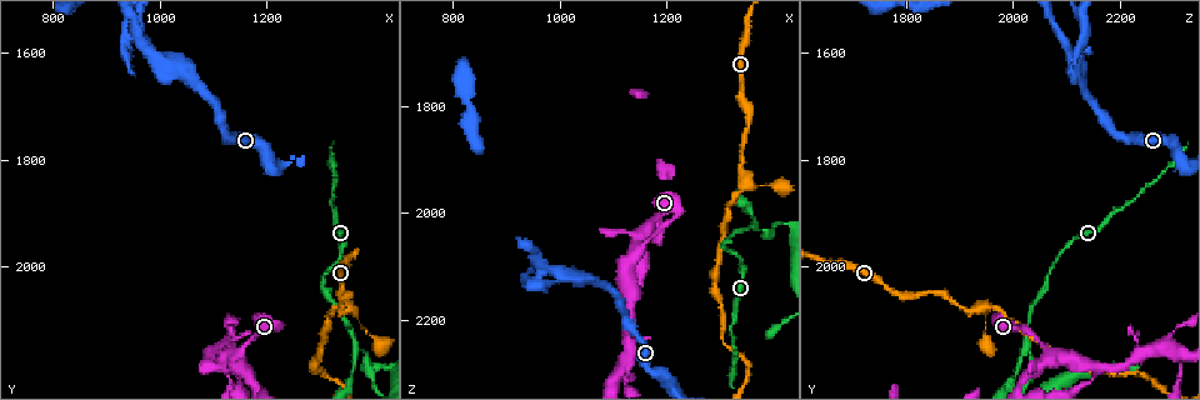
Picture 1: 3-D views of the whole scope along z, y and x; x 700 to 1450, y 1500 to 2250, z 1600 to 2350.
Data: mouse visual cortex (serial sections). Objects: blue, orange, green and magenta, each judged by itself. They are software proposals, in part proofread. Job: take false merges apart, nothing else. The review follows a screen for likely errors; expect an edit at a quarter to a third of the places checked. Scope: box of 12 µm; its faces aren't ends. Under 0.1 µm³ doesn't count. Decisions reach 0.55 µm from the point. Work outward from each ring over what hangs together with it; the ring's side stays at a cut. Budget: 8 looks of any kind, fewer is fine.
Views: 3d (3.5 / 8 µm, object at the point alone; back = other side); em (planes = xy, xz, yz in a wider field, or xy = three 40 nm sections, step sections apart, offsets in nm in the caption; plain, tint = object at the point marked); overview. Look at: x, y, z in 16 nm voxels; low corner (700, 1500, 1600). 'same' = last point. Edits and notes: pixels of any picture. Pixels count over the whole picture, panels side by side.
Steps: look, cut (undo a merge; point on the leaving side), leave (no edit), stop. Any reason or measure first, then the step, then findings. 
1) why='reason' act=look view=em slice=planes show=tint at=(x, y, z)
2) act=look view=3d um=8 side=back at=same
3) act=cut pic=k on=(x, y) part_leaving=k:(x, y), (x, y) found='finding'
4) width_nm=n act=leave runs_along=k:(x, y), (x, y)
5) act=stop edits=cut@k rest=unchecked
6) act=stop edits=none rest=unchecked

why='abrupt turn' act=look view=3d um=3.5 at=(1135, 2195, 2150)

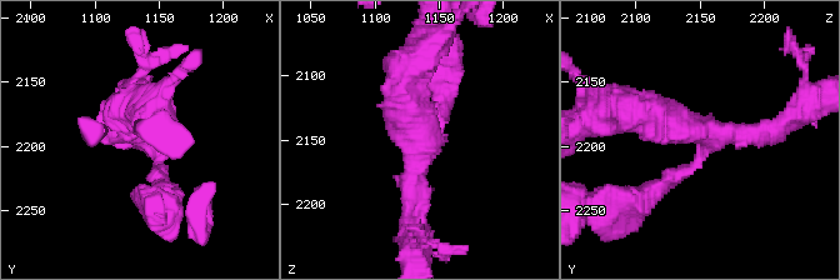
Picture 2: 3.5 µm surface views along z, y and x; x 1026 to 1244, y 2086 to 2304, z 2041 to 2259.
why='now the EM' act=look view=em slice=xy step=3 show=tint at=(1134, 2190, 2154)

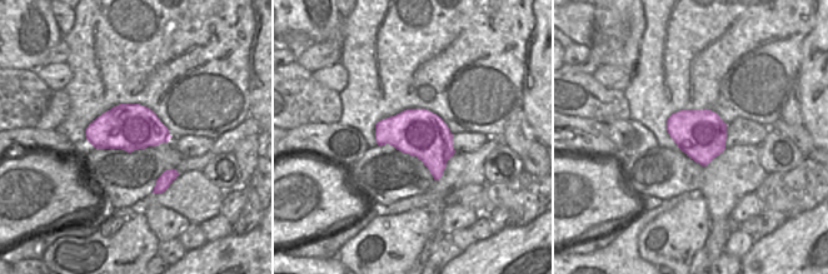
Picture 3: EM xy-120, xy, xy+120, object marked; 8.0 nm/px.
arms=3 arm_widths_nm=200,250,450 act=leave runs_along=2:(628, 111), (736, 135), (784, 128) found='one cell here'

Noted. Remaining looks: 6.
why='thin neck' act=look view=3d um=3.5 at=(1125, 2155, 2280)

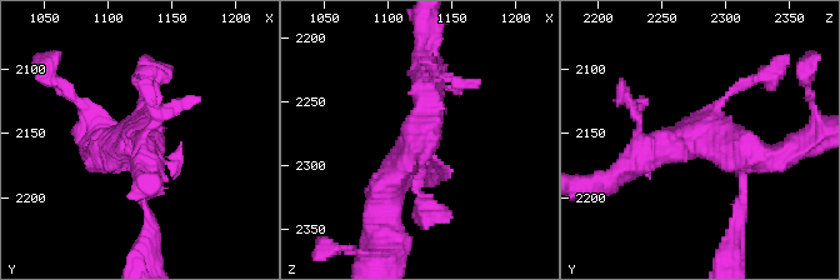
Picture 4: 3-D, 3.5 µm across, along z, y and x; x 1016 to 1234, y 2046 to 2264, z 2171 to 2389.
why='now the EM' act=look view=em slice=xy step=2 show=tint at=(1124, 2152, 2280)

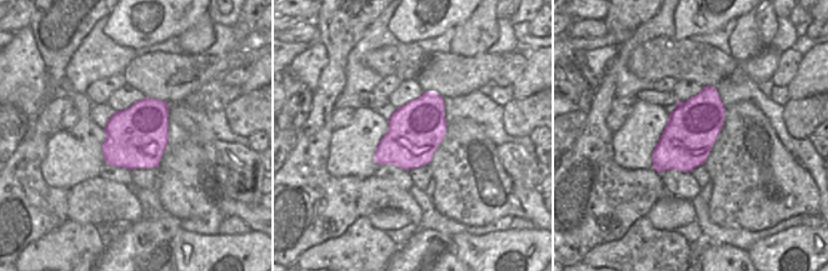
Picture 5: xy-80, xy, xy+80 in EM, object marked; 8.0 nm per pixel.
act=leave found='all the same cell'

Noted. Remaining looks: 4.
why='thin neck' act=look view=3d um=8 at=(1365, 2145, 2030)

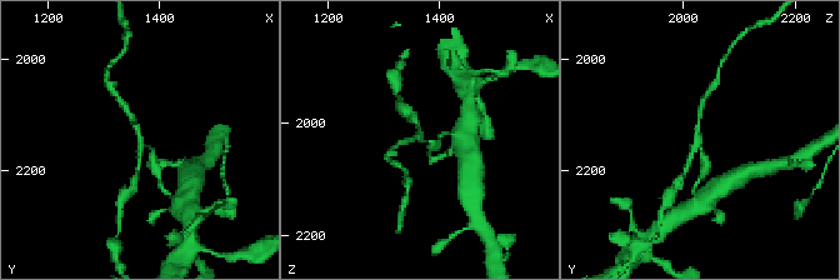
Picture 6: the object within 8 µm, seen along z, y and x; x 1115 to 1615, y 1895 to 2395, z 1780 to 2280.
arms=3 arm_widths_nm=150,150,250 act=look view=em slice=xy step=3 show=tint at=(1365, 2150, 2025)

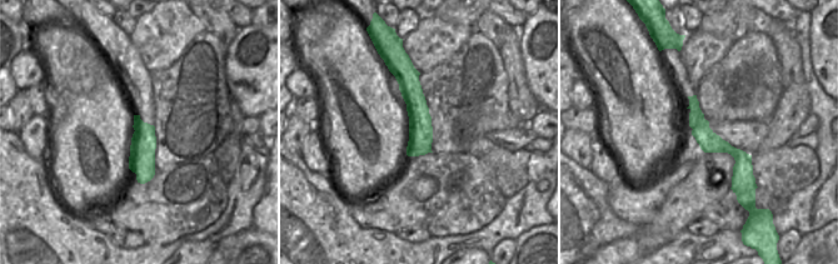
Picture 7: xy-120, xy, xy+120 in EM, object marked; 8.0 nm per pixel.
act=cut pic=6 on=(155, 166) part_leaving=6:(700, 145), (706, 169), (695, 188) found='a second cell is stuck on'

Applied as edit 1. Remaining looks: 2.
act=stop edits=cut@6 rest=unchecked

